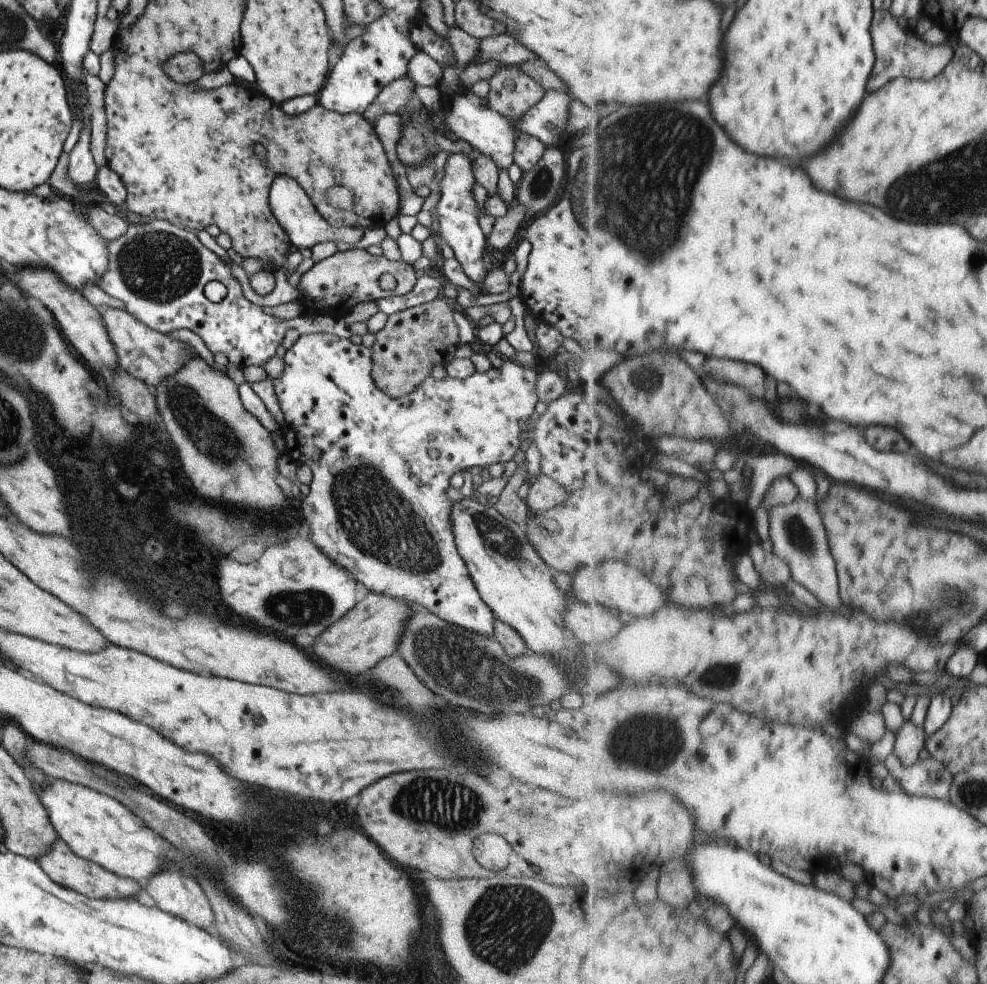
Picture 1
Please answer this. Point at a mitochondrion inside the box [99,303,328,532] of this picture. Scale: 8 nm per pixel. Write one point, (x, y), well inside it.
(196, 421)

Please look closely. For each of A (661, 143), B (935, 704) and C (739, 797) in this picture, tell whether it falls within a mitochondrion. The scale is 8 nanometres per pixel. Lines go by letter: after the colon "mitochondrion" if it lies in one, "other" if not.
A: mitochondrion
B: other
C: other

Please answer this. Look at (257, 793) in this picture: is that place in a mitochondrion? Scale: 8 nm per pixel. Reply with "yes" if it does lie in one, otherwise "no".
no

